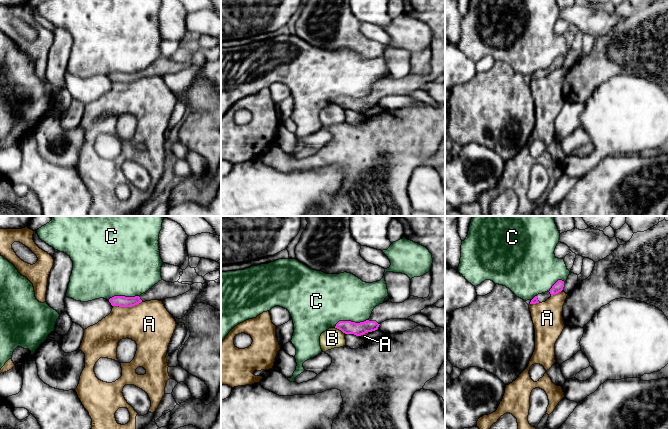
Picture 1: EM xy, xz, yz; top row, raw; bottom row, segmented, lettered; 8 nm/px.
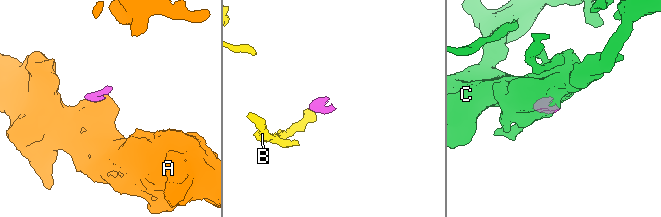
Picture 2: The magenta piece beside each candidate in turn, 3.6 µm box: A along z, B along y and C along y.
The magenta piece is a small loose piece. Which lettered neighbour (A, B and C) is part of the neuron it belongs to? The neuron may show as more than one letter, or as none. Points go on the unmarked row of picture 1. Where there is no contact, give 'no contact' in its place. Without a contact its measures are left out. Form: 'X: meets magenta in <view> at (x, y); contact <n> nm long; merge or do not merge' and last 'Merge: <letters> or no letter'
A: meets magenta in xy at (127, 82); contact 240 nm long; do not merge
B: meets magenta in xz at (340, 105); contact 100 nm long; do not merge
C: meets magenta in xz at (350, 97); contact 280 nm long; do not merge
Merge: no letter

